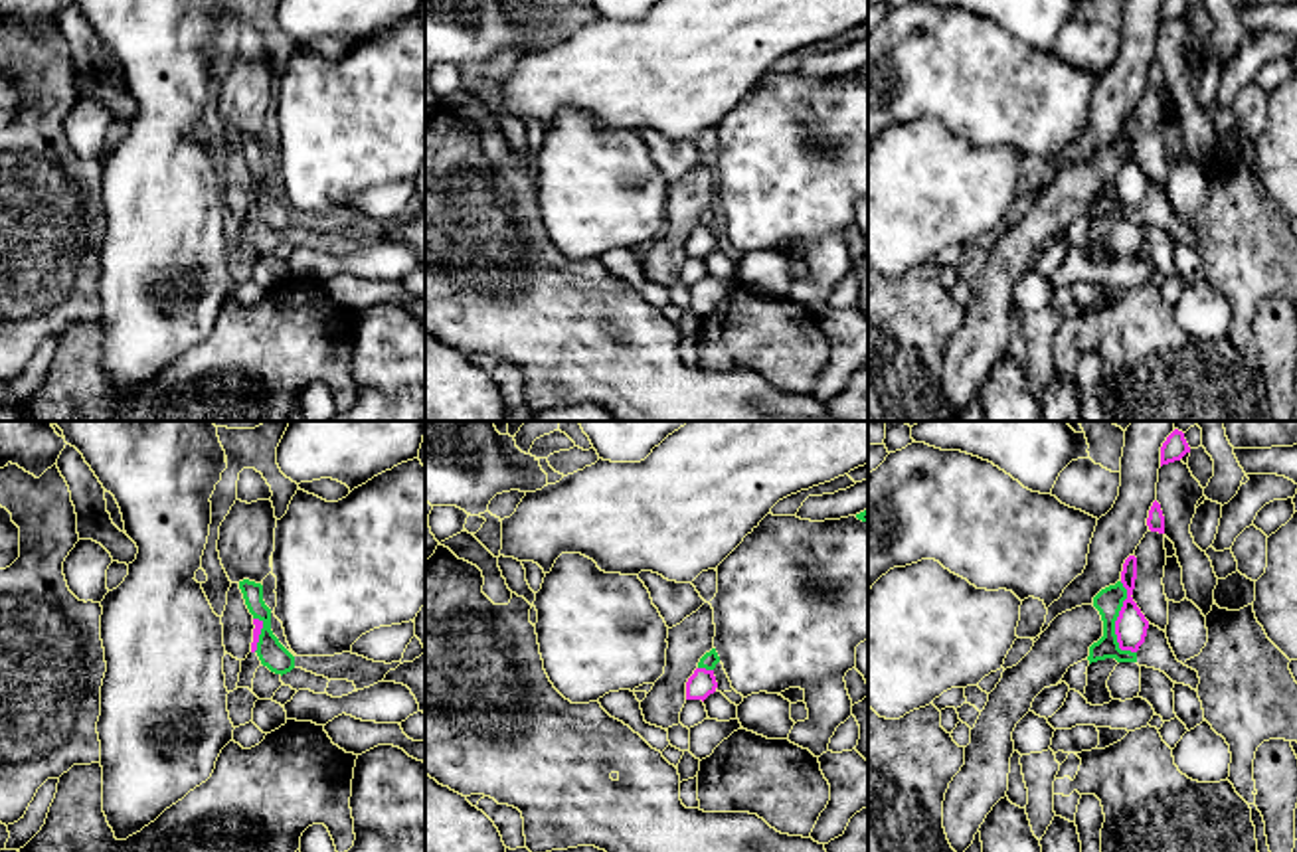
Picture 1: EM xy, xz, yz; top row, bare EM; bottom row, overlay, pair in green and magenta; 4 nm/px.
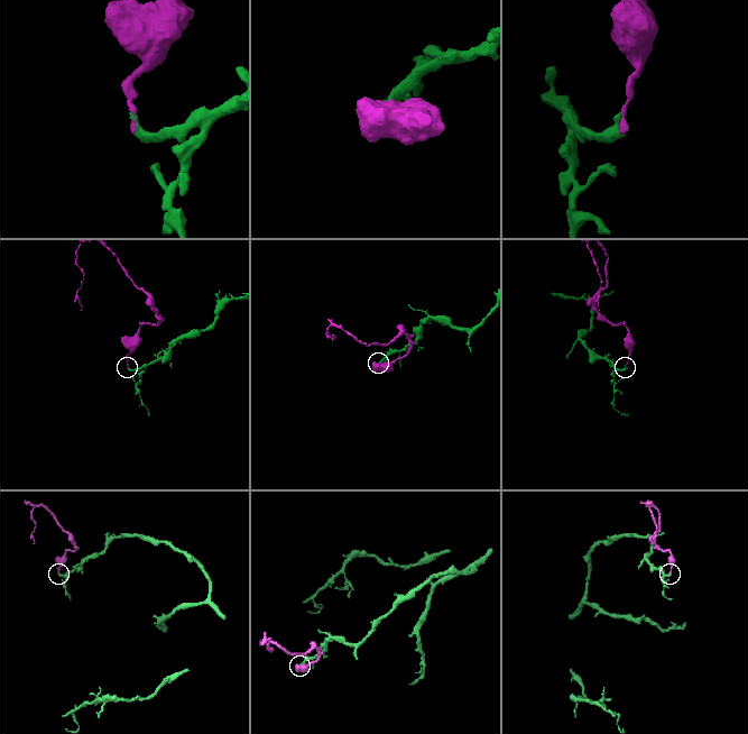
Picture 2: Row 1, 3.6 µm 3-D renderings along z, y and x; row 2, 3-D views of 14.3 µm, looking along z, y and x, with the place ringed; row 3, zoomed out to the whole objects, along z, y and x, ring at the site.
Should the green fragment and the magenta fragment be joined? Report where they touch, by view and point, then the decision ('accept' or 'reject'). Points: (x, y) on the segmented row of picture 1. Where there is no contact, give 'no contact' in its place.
yz (1114, 623) | reject

